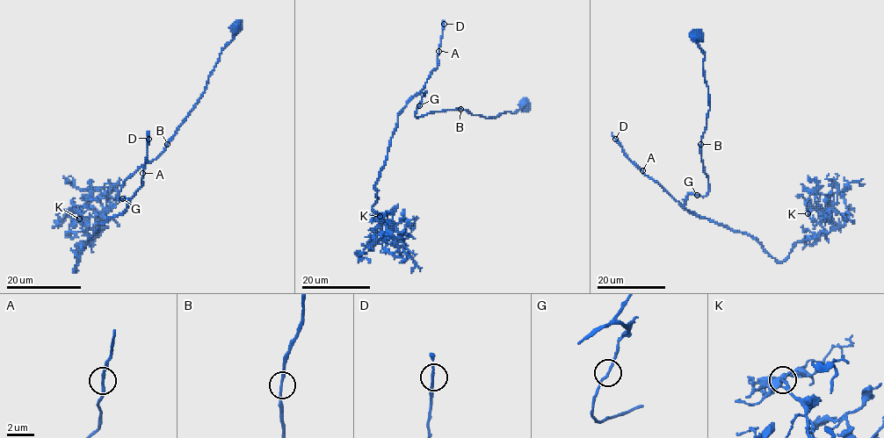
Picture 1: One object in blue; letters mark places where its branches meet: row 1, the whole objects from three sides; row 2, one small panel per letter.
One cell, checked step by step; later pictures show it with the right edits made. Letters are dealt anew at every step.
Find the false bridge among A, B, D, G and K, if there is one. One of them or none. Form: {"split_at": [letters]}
{"split_at": []}

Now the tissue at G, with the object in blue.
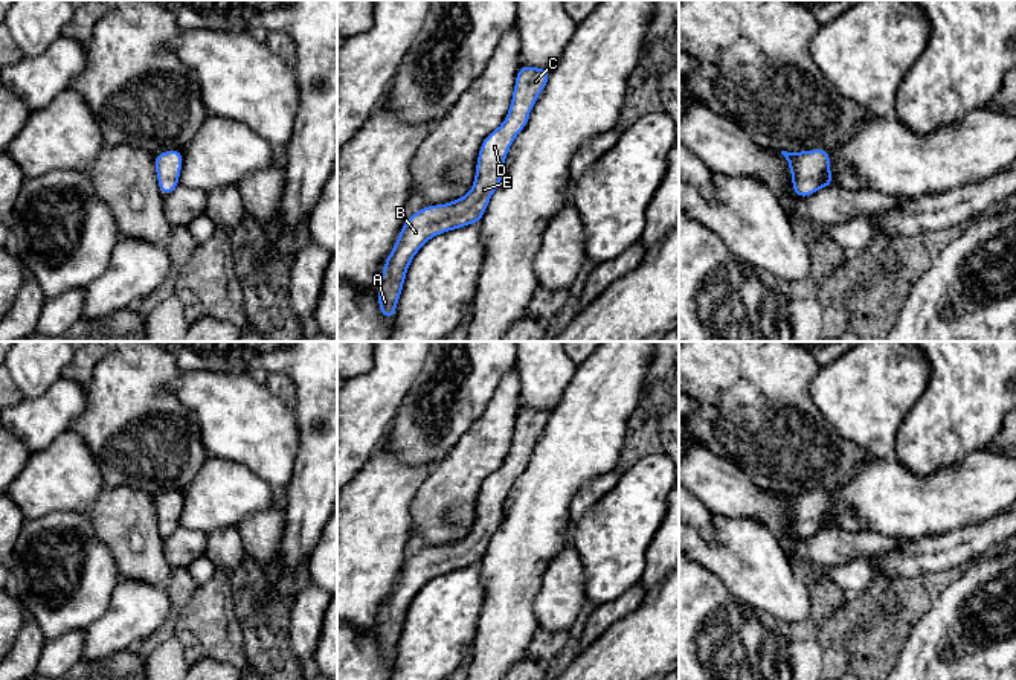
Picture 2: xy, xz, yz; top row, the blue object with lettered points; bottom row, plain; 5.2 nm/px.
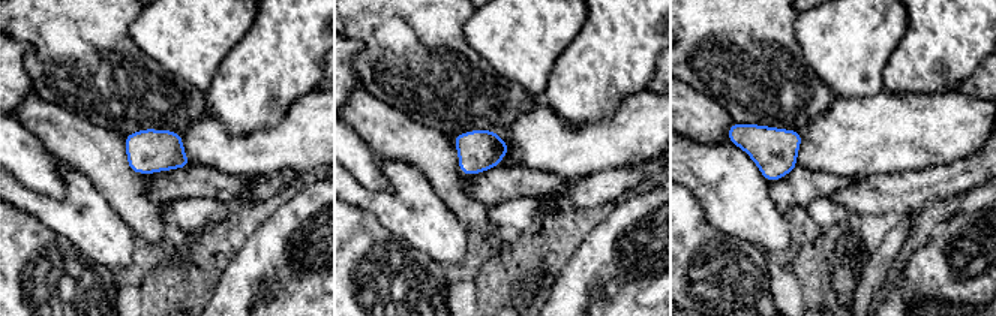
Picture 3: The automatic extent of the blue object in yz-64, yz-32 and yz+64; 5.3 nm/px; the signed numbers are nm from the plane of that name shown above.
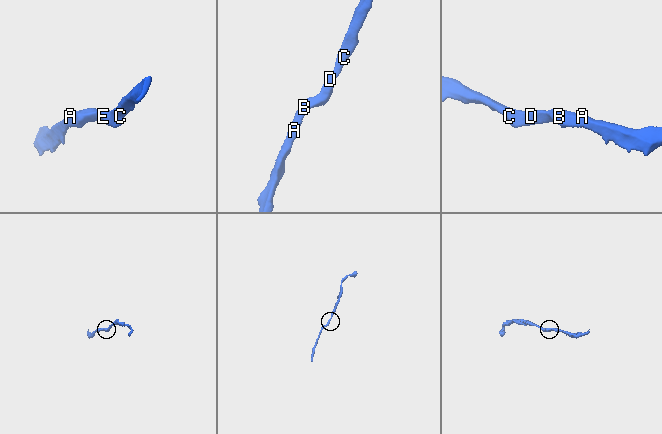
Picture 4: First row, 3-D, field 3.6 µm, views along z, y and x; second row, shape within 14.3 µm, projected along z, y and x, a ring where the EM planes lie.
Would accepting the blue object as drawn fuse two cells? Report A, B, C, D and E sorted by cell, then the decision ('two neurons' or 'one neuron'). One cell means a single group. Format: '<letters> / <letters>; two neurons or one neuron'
A B C D E; one neuron

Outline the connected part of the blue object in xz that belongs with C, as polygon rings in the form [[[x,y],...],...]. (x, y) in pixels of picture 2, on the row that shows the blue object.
[[[519,67],[508,114],[503,123],[482,140],[470,192],[452,203],[426,204],[406,218],[378,281],[378,306],[386,320],[392,320],[395,316],[407,268],[418,250],[439,233],[479,224],[491,195],[502,181],[510,146],[526,127],[529,113],[551,73],[552,69]]]

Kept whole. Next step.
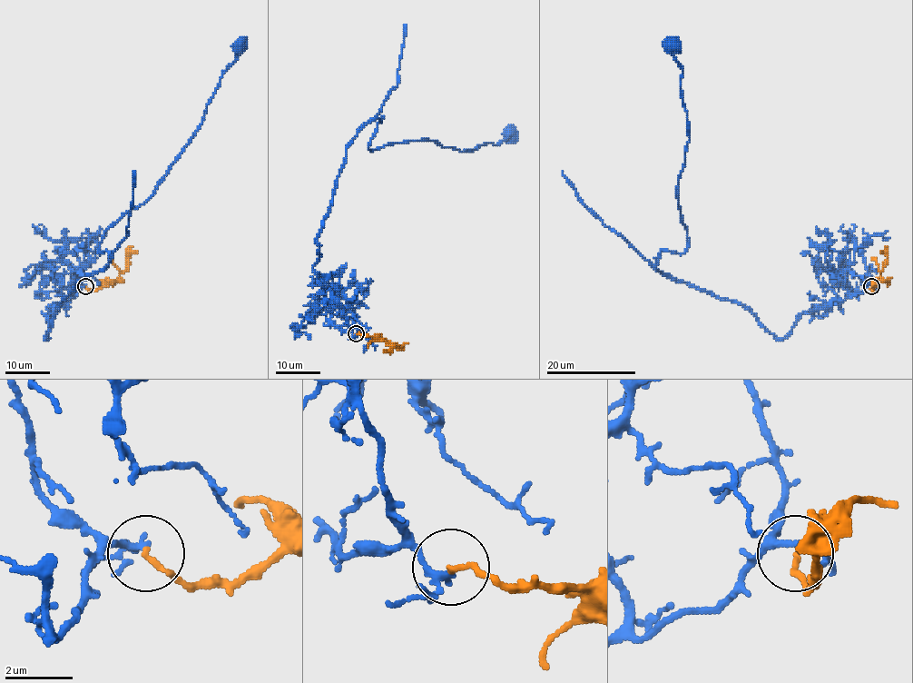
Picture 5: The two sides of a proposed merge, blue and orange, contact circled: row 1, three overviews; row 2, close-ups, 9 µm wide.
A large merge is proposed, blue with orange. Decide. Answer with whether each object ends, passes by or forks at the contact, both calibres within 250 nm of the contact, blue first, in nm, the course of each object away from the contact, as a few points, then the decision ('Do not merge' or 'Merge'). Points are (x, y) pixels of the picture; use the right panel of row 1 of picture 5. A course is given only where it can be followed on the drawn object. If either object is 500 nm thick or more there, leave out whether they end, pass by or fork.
At the ring blue passes by. At the ring orange ends. Thickness 160 nm (blue) against 140 nm. Course of blue: (871, 286), (777, 339), (740, 304), (656, 268), (660, 252), (687, 247), (671, 44). Course of orange: (871, 286), (873, 291), (881, 281), (887, 256), (880, 252). Do not merge

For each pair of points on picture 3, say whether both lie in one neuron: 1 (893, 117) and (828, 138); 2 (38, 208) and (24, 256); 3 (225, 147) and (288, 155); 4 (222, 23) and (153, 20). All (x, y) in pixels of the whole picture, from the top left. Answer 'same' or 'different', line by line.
1: same
2: different
3: same
4: same

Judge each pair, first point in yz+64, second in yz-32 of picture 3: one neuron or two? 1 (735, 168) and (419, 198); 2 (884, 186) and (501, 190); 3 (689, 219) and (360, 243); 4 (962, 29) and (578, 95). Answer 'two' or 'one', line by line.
1: one
2: two
3: one
4: one

